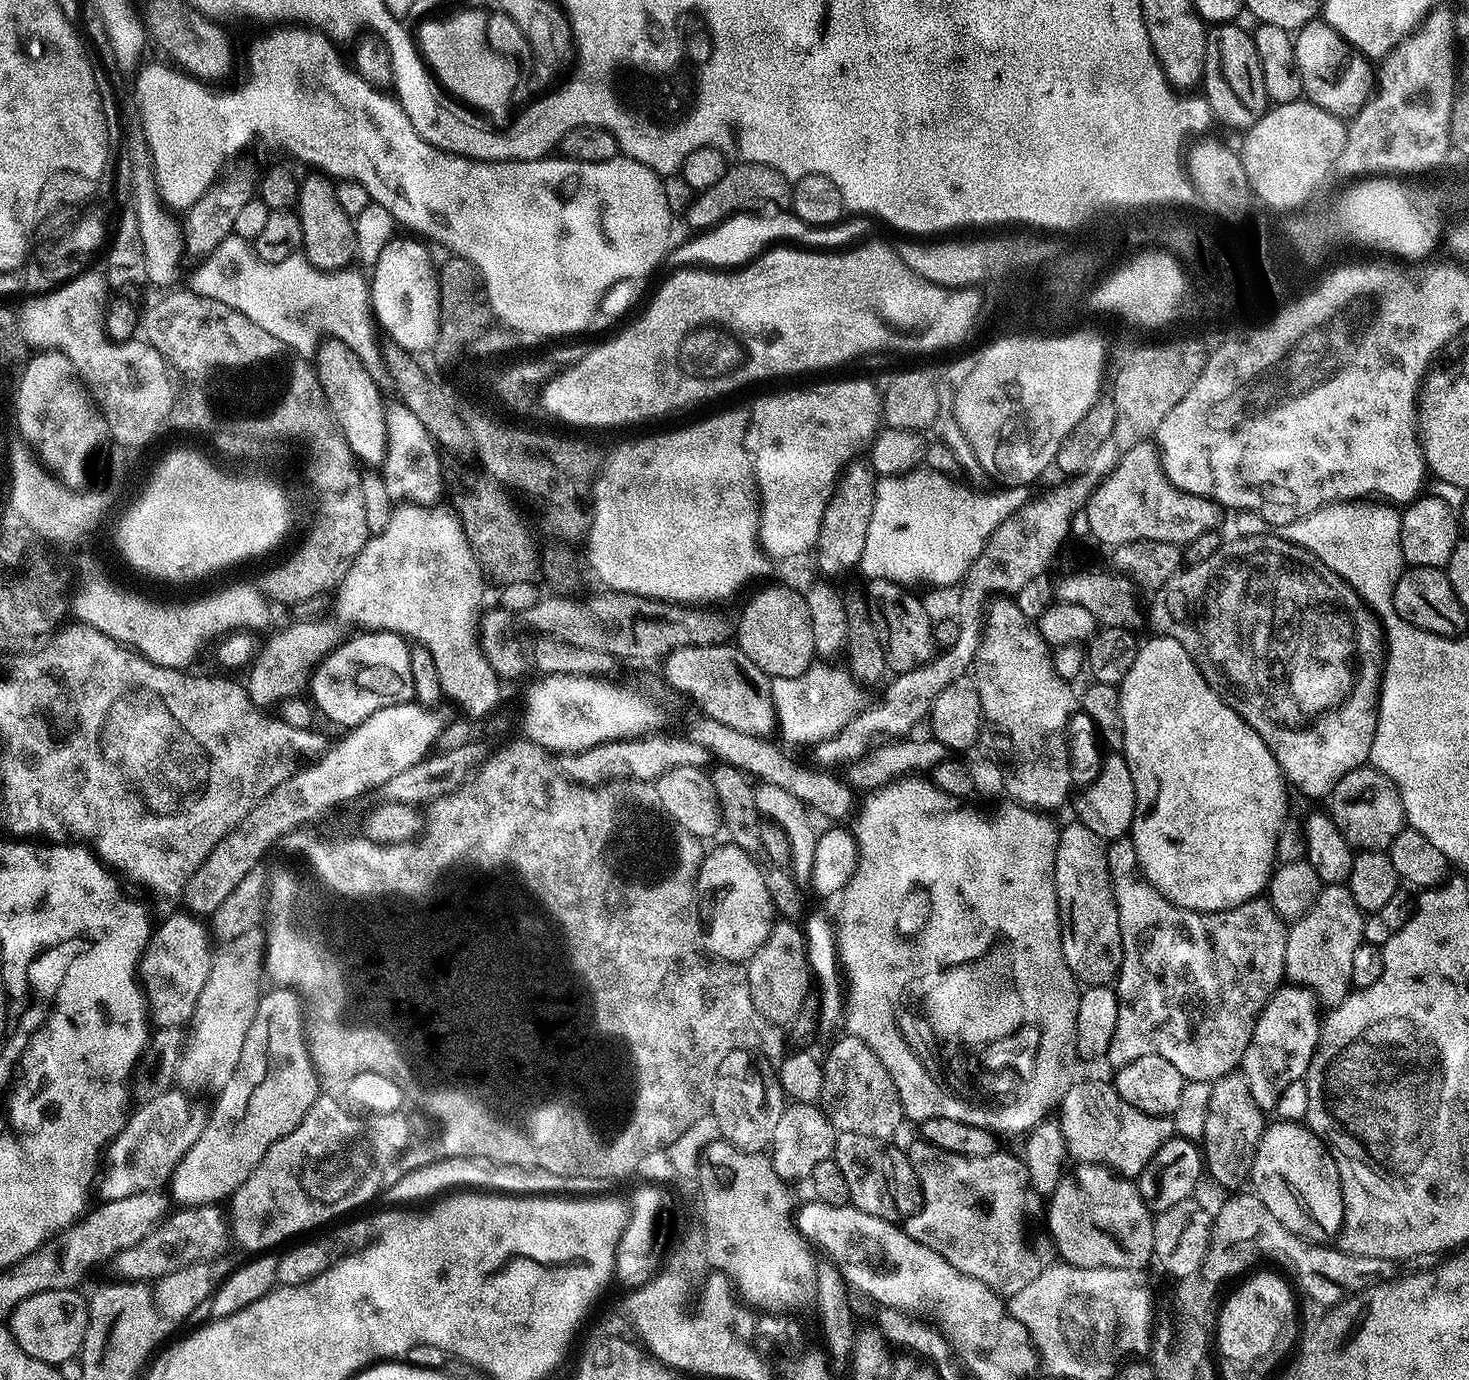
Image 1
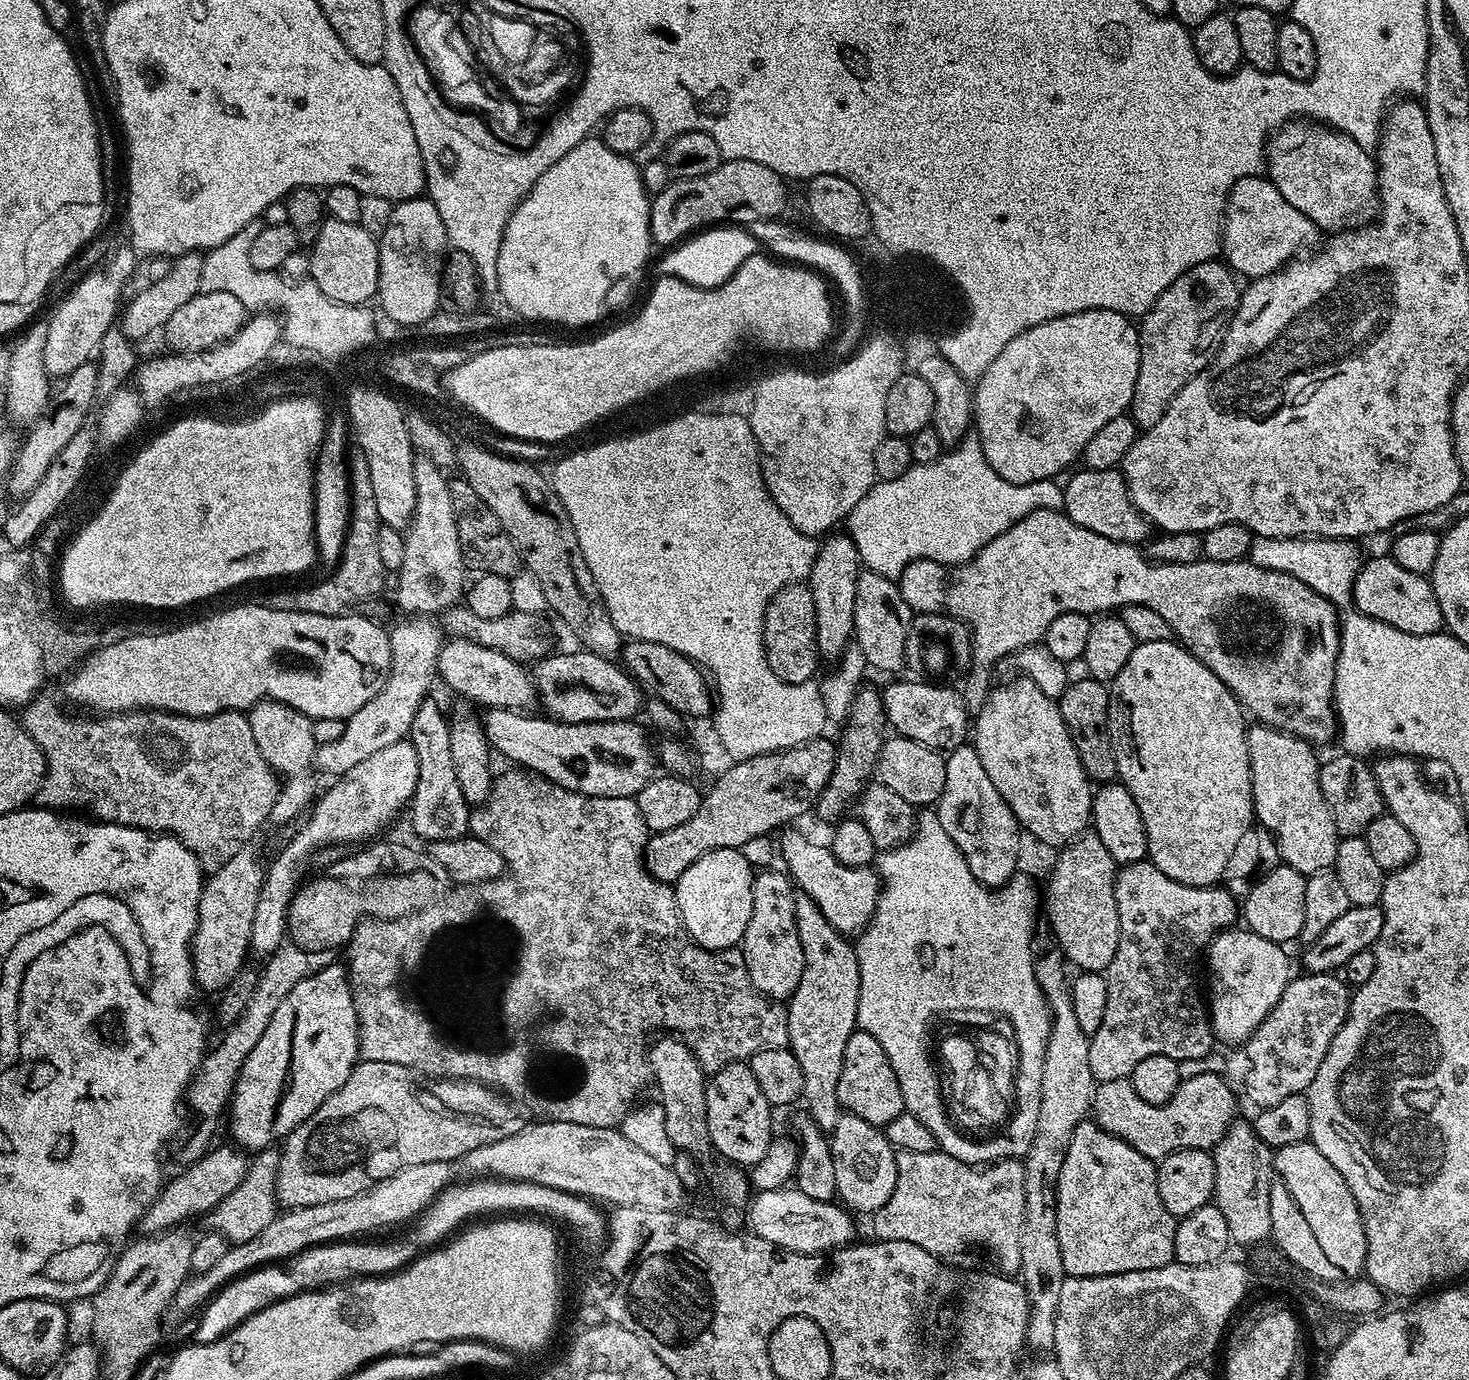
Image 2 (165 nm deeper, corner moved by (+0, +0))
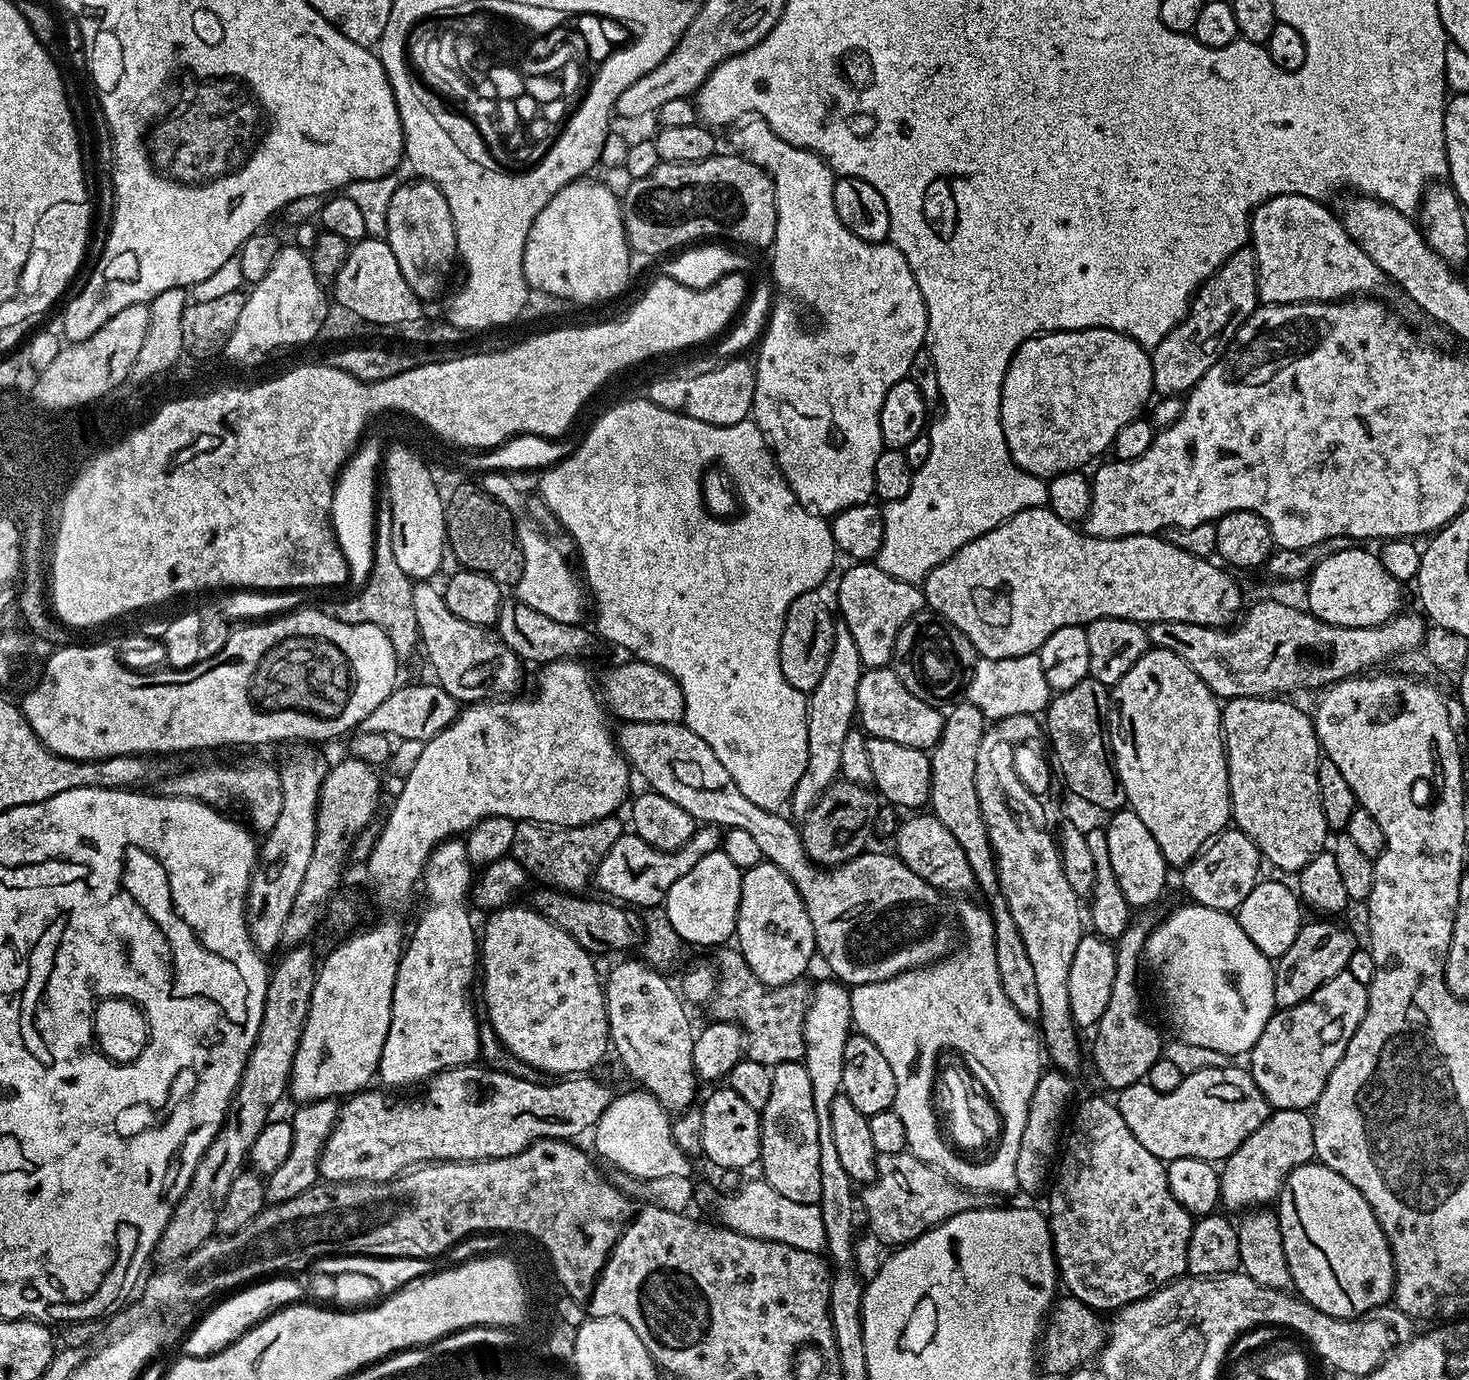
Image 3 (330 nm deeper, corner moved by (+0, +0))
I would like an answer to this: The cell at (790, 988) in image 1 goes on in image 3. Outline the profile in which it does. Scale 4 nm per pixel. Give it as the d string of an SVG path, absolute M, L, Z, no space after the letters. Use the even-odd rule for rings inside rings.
M761 862L753 868L743 869L742 894L738 902L738 918L736 919L735 943L746 960L746 965L767 988L777 988L787 984L795 984L800 976L812 964L812 956L817 955L814 926L810 926L810 914L806 914L806 906L790 878L778 870L778 866Z

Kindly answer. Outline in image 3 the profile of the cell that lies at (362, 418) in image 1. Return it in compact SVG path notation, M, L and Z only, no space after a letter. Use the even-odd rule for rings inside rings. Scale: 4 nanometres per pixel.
M393 443L383 454L382 488L383 491L388 491L386 506L392 519L394 558L398 561L402 574L406 574L412 582L431 581L432 575L444 564L444 552L446 556L446 500L443 495L440 497L436 480L428 473L427 467L429 468L429 465L423 456L401 443Z

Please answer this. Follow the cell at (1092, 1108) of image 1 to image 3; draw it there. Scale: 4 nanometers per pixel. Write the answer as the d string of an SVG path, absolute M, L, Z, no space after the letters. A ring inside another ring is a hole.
M1233 1066L1206 1068L1185 1075L1178 1090L1159 1092L1146 1082L1119 1089L1114 1103L1122 1114L1130 1134L1162 1161L1178 1158L1202 1158L1213 1162L1228 1159L1262 1122L1270 1111L1268 1100L1258 1090L1251 1071Z

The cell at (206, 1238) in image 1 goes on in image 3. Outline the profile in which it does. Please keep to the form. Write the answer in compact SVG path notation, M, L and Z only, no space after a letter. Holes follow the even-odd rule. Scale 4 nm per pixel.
M335 1099L311 1100L309 1104L300 1104L297 1112L290 1116L294 1142L290 1146L290 1154L274 1174L266 1177L264 1194L269 1205L290 1202L290 1198L298 1198L306 1190L317 1183L320 1176L320 1151L332 1132L332 1126L338 1119L338 1104Z

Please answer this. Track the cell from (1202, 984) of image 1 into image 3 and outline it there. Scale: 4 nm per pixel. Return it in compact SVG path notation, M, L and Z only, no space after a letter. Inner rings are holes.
M1140 920L1129 923L1128 929L1115 941L1116 970L1114 972L1114 990L1110 994L1110 1006L1106 1006L1106 1014L1102 1014L1100 1023L1094 1029L1096 1041L1092 1044L1092 1060L1096 1063L1096 1072L1104 1079L1104 1084L1113 1090L1119 1090L1131 1084L1141 1083L1147 1077L1150 1066L1162 1056L1162 1039L1160 1032L1140 1013L1140 988L1136 985L1136 975L1142 972L1144 943L1148 940L1150 924Z

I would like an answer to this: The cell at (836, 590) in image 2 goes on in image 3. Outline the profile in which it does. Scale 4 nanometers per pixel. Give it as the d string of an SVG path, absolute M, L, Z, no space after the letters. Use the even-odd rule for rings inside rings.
M843 622L837 623L830 658L826 661L826 670L823 671L818 686L814 686L814 690L807 693L808 757L806 758L806 770L802 778L798 778L798 786L794 786L792 791L790 809L792 808L793 817L807 816L808 811L818 802L820 795L830 785L835 784L841 775L842 742L846 739L847 732L853 729L854 721L857 719L858 682L865 670L862 658L858 658L858 646L854 643L854 634L850 634L850 630Z

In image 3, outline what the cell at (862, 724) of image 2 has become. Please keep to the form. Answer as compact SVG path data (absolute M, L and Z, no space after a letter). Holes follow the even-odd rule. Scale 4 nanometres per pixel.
M840 778L830 785L818 798L818 802L803 817L799 825L800 840L809 858L815 864L835 868L855 856L861 856L869 847L868 839L873 839L872 823L876 817L878 796L871 787L856 785Z

